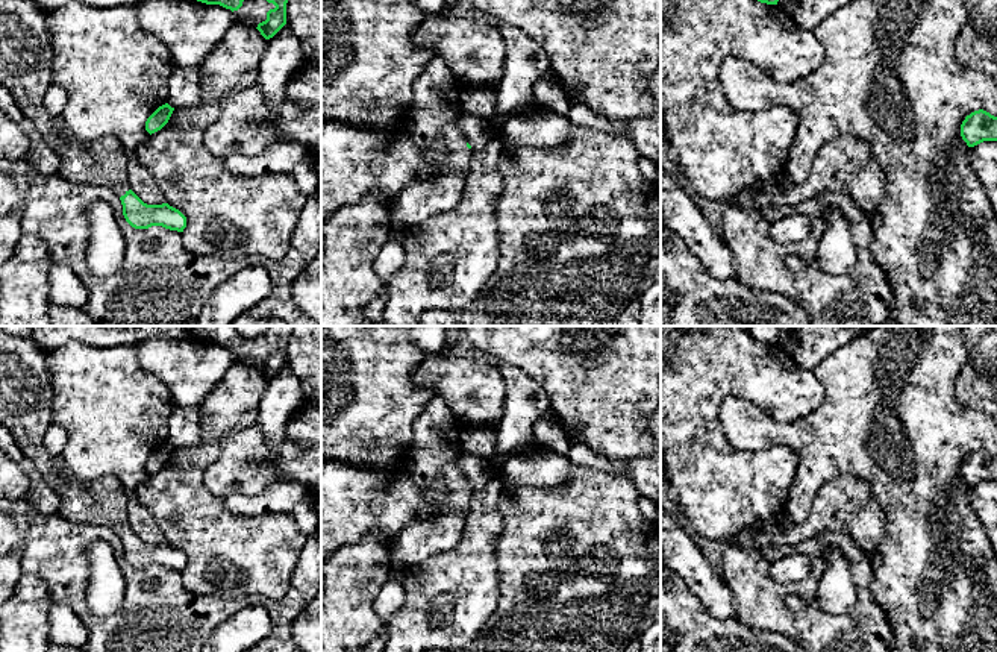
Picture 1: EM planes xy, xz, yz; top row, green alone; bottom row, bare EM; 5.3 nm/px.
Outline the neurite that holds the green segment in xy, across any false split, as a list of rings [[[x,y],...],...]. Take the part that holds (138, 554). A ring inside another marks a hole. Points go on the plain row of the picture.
[[[0,332],[0,423],[9,429],[20,450],[36,465],[50,488],[59,496],[58,514],[76,523],[98,523],[115,532],[123,544],[126,561],[135,569],[162,566],[183,572],[186,556],[168,543],[147,544],[132,529],[127,520],[127,496],[114,475],[92,481],[79,479],[62,458],[50,456],[44,449],[44,434],[48,429],[53,405],[52,373],[45,352],[33,338]]]

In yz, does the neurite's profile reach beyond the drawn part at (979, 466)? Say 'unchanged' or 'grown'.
unchanged

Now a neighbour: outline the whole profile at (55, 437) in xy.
[[[50,425],[44,434],[44,449],[50,456],[61,458],[67,443],[65,429]]]

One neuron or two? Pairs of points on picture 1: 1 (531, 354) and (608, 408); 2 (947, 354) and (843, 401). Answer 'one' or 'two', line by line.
1: one
2: one

